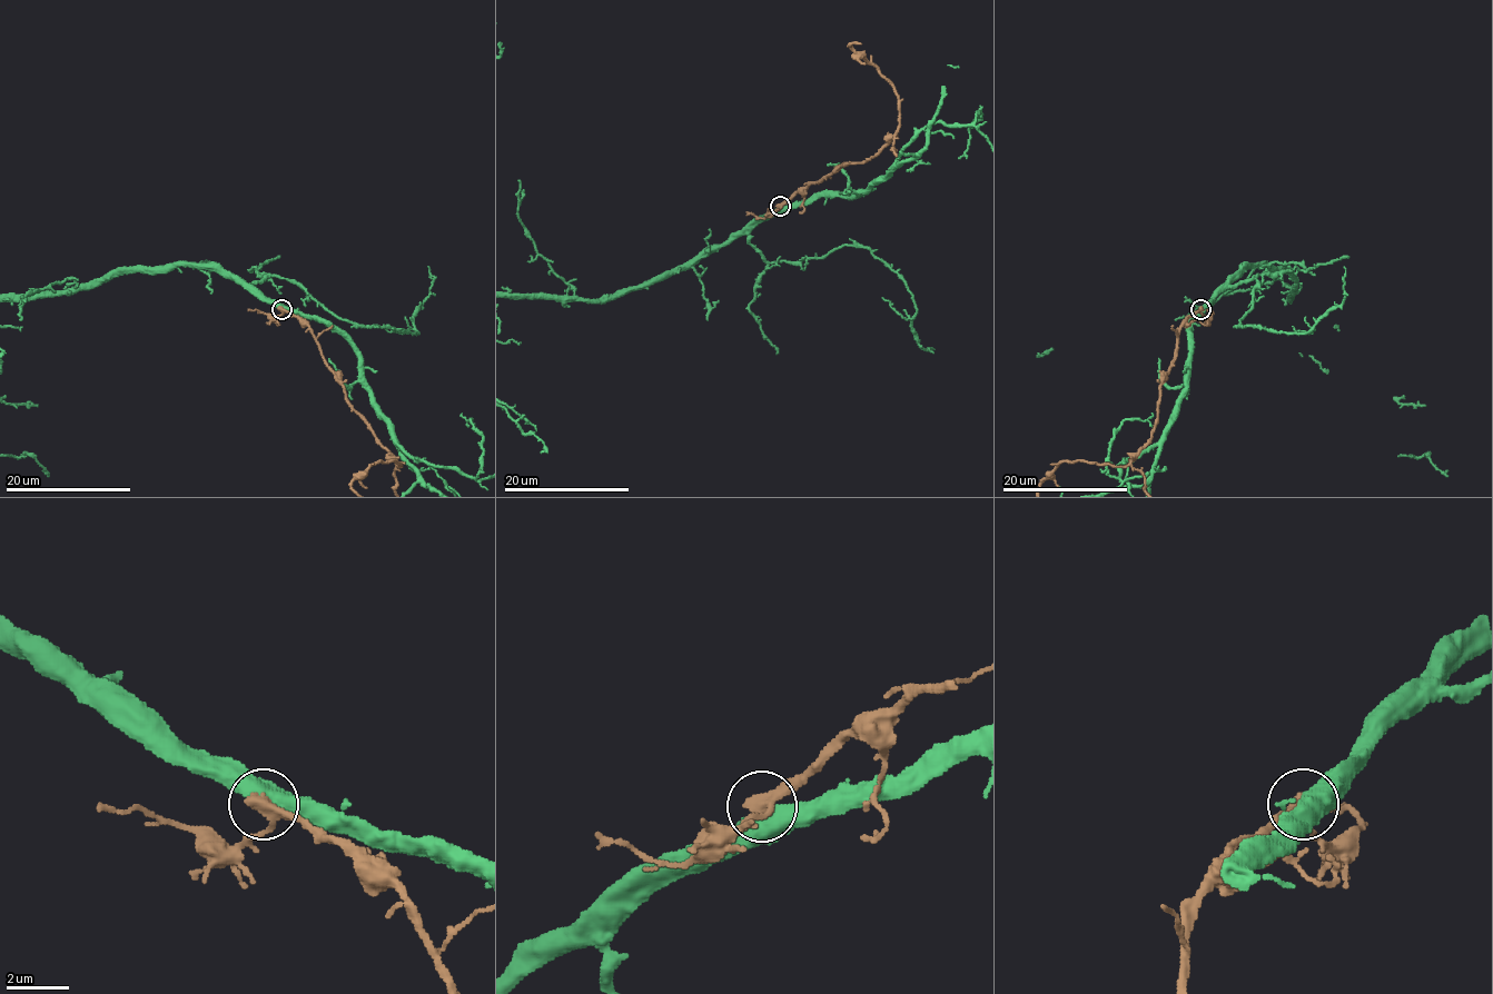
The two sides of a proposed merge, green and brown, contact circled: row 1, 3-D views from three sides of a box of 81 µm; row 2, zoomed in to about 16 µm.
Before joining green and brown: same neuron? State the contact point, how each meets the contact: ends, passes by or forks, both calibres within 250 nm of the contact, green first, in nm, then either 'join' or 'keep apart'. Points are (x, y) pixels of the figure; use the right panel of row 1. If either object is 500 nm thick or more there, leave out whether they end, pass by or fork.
at (1200, 309); 550 nm thick on the green side, 360 nm on the other; keep apart

